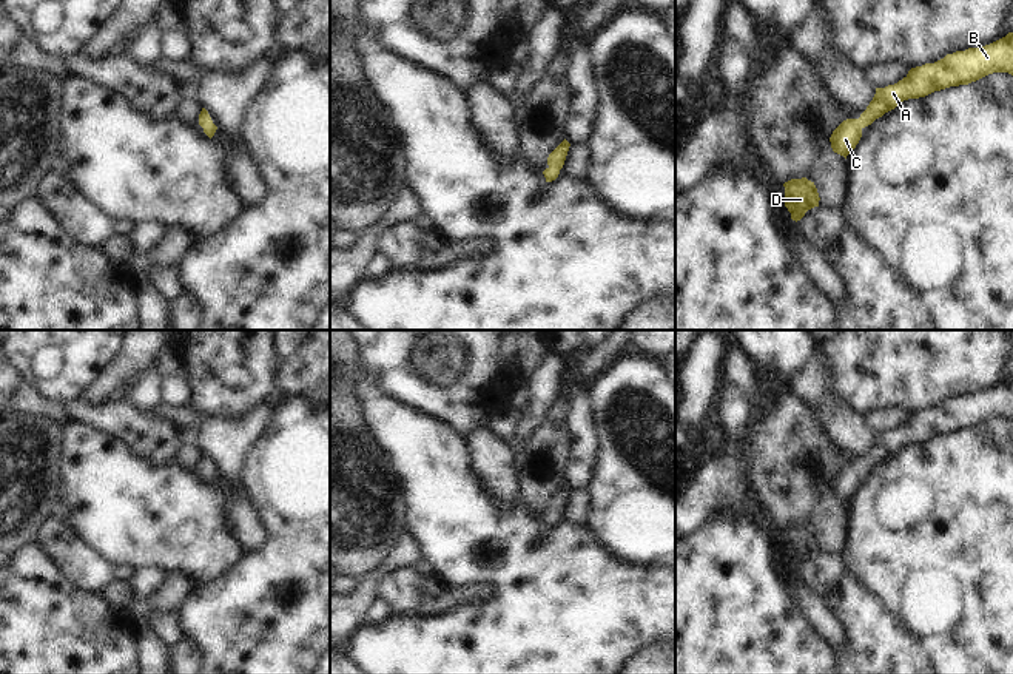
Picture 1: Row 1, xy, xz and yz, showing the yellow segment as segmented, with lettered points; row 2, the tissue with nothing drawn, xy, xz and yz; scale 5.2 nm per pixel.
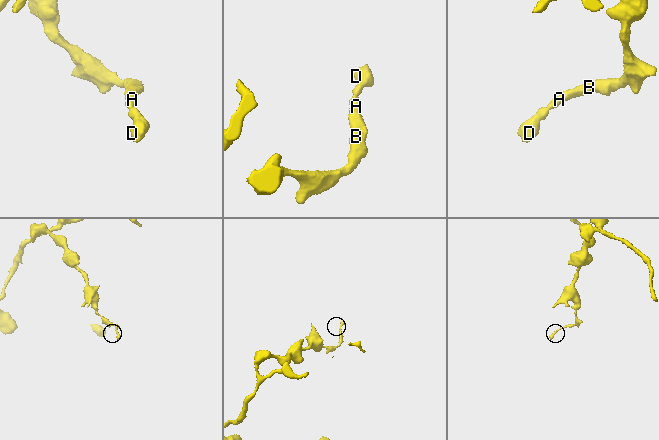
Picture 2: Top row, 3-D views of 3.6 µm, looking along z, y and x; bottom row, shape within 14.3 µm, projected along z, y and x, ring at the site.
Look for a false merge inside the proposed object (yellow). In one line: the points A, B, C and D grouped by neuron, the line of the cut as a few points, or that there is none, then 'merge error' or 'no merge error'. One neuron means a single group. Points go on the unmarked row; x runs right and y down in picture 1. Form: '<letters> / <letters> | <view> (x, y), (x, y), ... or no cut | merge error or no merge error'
A B C D | no cut | no merge error

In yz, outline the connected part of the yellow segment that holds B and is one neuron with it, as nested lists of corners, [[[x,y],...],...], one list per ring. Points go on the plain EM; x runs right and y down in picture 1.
[[[1013,378],[985,390],[947,399],[934,409],[911,413],[894,430],[876,433],[876,440],[859,464],[843,466],[831,480],[834,498],[846,501],[856,494],[862,475],[908,444],[925,443],[950,432],[968,430],[993,418],[1013,421]]]

